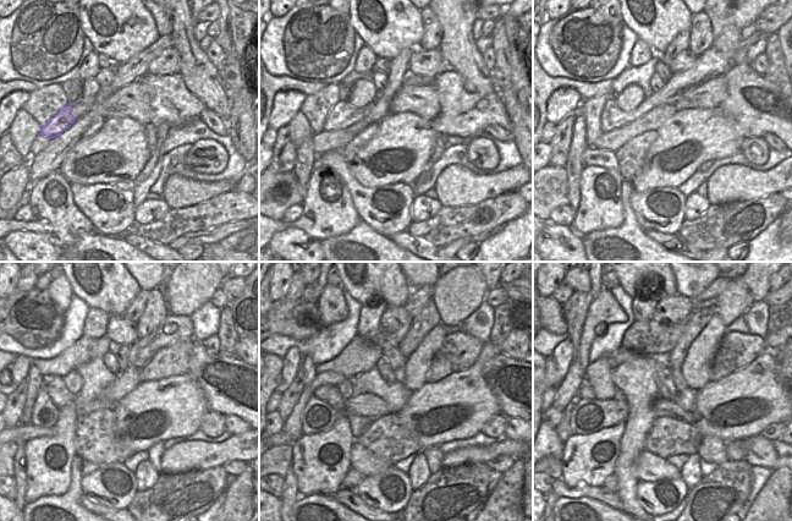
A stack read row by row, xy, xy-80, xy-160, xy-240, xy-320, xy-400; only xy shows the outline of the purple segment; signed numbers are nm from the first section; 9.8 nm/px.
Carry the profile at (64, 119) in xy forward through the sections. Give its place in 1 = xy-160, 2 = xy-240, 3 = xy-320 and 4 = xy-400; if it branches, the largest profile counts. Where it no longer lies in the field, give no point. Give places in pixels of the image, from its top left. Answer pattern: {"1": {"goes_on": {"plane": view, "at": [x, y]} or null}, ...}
{"1": {"goes_on": {"plane": "xy-160", "at": [713, 62]}}, "2": {"goes_on": {"plane": "xy-240", "at": [174, 329]}}, "3": {"goes_on": {"plane": "xy-320", "at": [322, 393]}}, "4": {"goes_on": {"plane": "xy-400", "at": [586, 391]}}}

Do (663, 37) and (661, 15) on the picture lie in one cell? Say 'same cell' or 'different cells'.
same cell

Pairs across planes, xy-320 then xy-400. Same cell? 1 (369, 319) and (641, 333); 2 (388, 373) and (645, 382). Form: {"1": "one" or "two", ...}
{"1": "two", "2": "two"}

